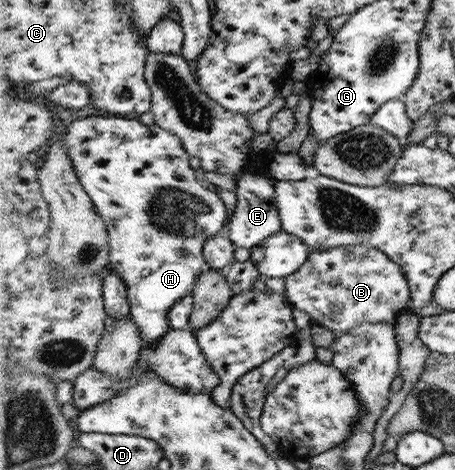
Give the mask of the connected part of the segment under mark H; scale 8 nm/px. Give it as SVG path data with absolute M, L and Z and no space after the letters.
M92 115L71 123L65 140L75 170L106 220L112 246L111 268L119 271L129 285L132 317L141 327L144 349L155 346L173 329L170 312L177 301L194 295L197 280L208 264L204 254L206 242L225 230L227 204L191 168L192 156L179 135L156 122L147 125L136 116Z

